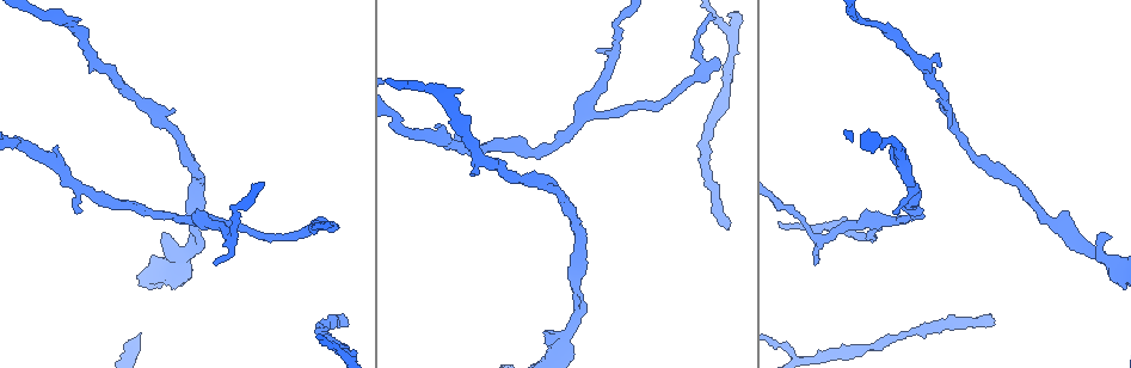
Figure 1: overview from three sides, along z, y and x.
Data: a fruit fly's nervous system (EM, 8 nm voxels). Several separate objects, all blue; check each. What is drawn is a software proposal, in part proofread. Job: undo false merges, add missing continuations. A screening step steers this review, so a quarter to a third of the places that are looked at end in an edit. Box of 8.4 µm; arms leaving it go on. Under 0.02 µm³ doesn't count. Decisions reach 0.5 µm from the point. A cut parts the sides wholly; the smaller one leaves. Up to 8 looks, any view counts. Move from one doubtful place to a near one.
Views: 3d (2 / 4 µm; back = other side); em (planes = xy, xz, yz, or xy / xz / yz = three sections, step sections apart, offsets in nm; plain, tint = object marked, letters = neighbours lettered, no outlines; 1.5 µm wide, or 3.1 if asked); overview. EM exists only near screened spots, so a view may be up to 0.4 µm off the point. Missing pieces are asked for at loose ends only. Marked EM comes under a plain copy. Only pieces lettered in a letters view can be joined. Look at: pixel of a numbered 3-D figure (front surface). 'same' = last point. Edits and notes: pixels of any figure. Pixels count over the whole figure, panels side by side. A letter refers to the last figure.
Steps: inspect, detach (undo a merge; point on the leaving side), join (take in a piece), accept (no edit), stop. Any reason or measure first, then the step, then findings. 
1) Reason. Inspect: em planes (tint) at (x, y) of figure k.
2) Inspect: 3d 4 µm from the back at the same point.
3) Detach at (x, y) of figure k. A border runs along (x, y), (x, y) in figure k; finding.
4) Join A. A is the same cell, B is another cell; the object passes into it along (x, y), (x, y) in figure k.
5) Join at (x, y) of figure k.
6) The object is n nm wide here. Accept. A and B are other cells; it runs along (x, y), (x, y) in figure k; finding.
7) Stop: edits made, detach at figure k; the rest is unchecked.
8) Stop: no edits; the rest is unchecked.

Two arms in line, one across. Inspect: 3d 2 µm at (876, 221) of figure 1.

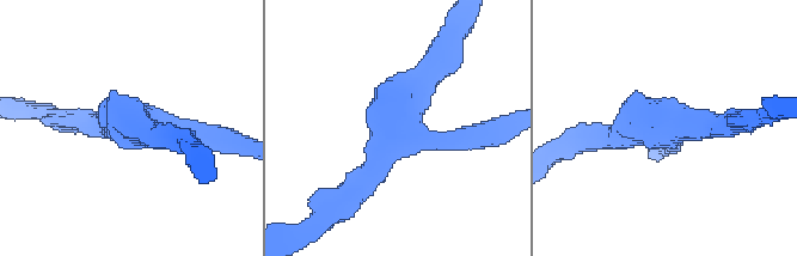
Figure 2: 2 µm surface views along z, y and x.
3 arms meet here; the arms are 180, 190, 200 nm wide; shape alone is not enough. Inspect: em planes (letters) at (670, 124) of figure 2.

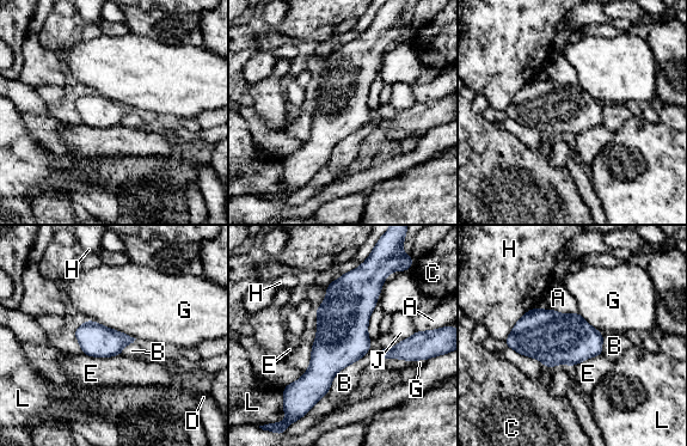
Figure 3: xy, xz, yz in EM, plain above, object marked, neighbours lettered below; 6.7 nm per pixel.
The longest contact is with B, 1100 nm. Accept. A, B, C, D, E, G, H, J and L are other cells; continuous, no second neuron.

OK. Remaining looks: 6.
Inspect: 3d 2 µm from the back at (711, 14) of figure 1.

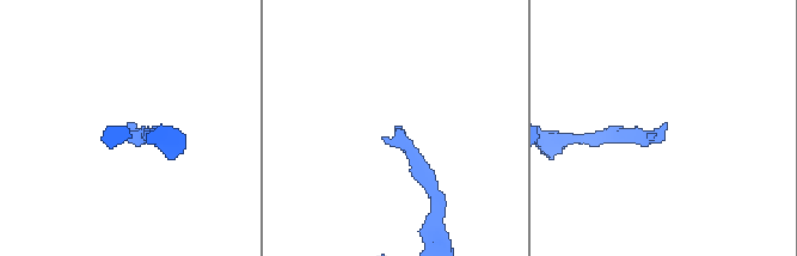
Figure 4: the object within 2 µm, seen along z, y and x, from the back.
Inspect: em xy step 8 (tint) at (128, 126) of figure 4.

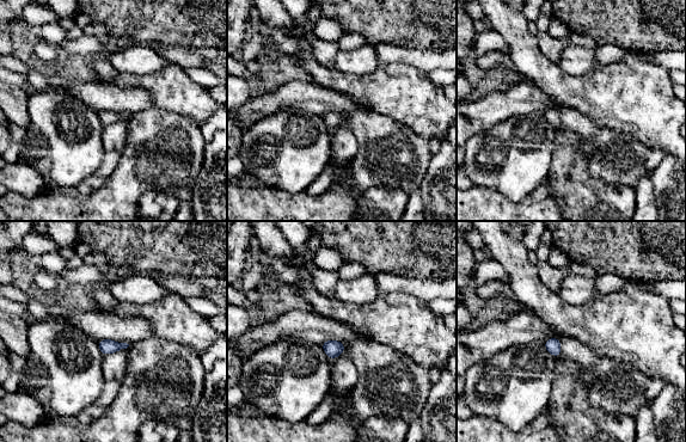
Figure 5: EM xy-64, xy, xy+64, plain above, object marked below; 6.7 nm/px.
Another direction. Inspect: em yz step 4 (letters) at the same point.

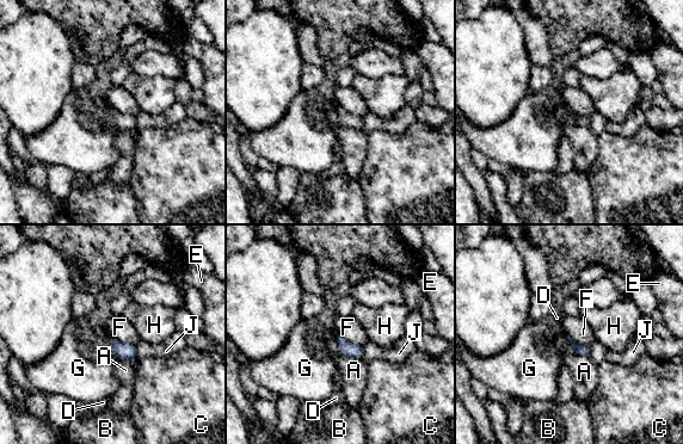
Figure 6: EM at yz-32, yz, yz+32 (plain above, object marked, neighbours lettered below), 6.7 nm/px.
Accept. A, B, C, D, E, F, G, H and J are other cells; a border runs along (111, 335), (135, 345) in figure 6; none of them fits.

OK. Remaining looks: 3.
Free end. Inspect: em planes (letters) at (893, 214) of figure 1.

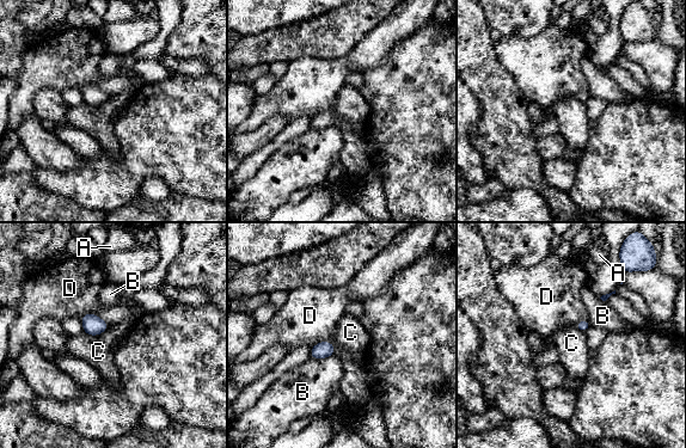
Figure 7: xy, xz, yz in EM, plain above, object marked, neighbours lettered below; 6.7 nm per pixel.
Accept. A, B, C and D are other cells; a border runs along (109, 326), (98, 335) in figure 7; none of them fits.

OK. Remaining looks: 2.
Stop: no edits; the rest is unchecked.

